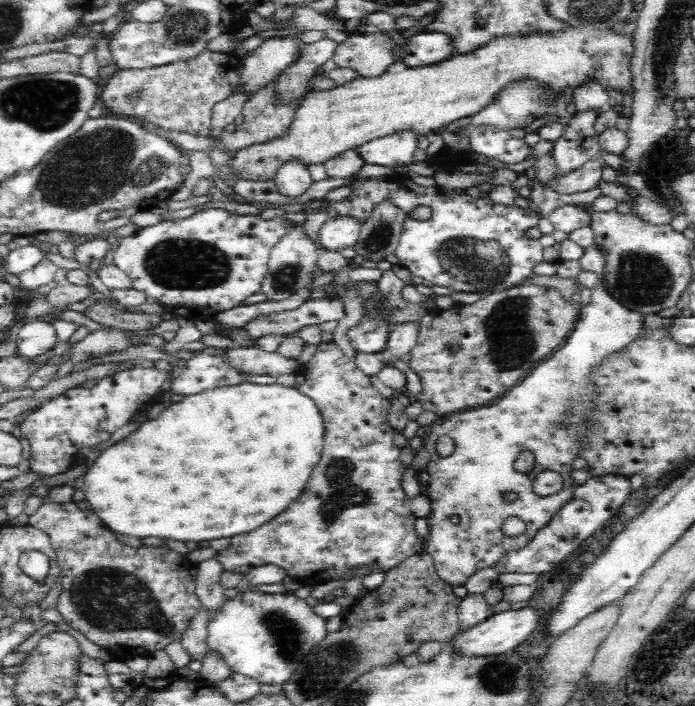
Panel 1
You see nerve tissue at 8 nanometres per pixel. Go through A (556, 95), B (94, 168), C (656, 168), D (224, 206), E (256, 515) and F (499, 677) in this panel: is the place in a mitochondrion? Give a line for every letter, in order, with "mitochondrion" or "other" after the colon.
A: other
B: mitochondrion
C: other
D: other
E: other
F: mitochondrion

